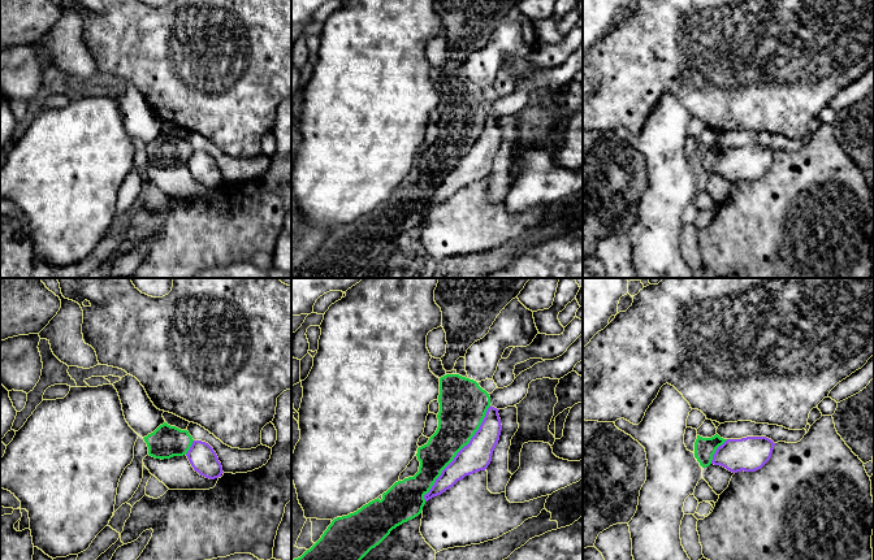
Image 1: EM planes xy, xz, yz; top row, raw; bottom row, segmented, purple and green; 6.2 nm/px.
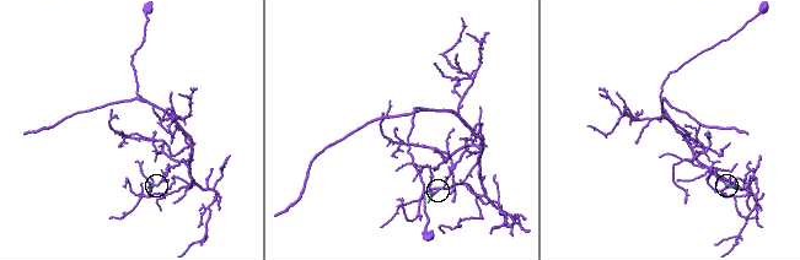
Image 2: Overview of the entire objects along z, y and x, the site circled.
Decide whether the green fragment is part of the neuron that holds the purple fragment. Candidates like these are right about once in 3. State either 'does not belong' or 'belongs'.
does not belong

